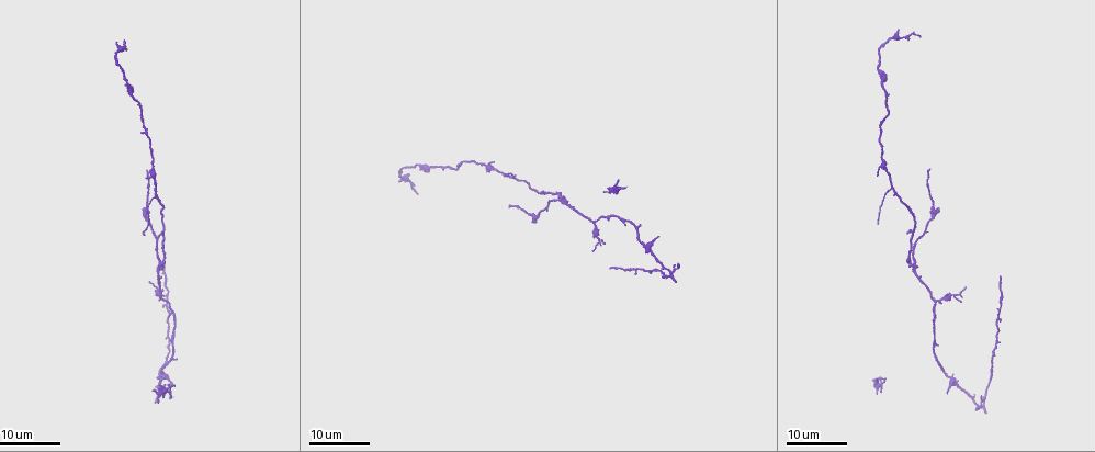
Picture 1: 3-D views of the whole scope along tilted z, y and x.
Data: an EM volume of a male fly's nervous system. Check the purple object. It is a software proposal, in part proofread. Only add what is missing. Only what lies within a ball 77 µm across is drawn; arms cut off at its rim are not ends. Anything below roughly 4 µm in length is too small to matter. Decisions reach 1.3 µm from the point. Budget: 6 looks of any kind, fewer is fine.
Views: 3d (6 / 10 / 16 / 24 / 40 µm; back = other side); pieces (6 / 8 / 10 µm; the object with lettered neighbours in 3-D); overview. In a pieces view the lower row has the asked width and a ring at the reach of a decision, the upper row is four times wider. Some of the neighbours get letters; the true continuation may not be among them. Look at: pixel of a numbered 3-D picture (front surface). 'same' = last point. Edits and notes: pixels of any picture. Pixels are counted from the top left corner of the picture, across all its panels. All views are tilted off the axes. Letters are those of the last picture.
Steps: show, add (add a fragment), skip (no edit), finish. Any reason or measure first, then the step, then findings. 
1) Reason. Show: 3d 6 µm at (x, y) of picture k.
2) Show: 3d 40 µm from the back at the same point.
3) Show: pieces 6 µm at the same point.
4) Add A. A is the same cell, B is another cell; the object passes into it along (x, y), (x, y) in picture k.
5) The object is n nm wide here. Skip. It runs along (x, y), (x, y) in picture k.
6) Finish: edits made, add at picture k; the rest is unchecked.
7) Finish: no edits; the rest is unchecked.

Long arm stops here. Show: 3d 24 µm at (919, 36) of picture 1.

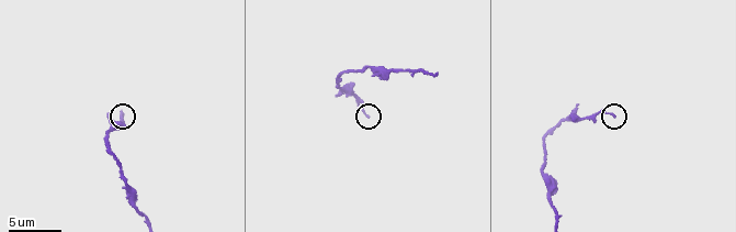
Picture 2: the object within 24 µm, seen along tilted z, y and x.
Show: pieces 10 µm at (612, 115) of picture 2.

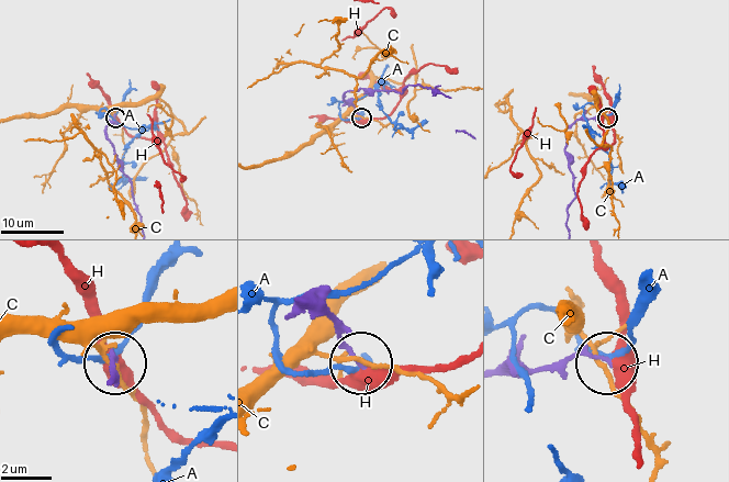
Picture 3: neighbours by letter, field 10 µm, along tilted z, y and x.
Skip. A, C and H are other cells; none of them fits.

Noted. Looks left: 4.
Long arm stops here. Show: 3d 24 µm at (928, 170) of picture 1.

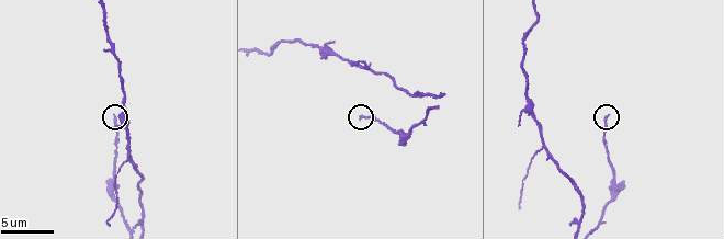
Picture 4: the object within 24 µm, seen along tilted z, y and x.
Show: pieces 8 µm at (361, 119) of picture 4.

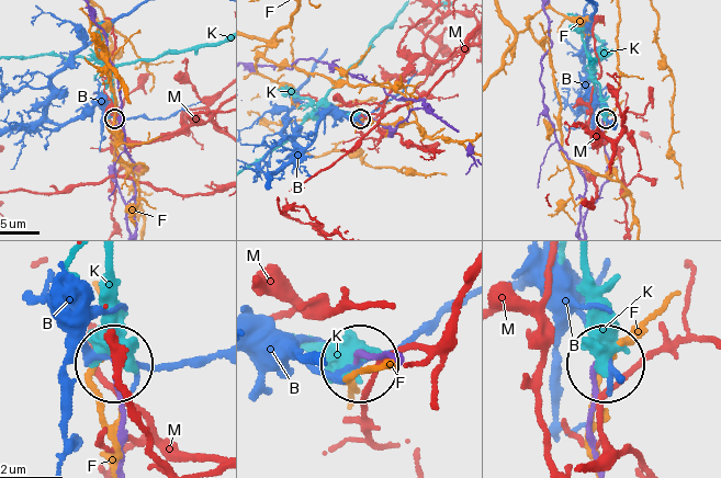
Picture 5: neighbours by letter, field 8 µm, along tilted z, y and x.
Skip. B, F, K and M are other cells; none of them fits.

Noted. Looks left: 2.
Free end. Show: 3d 24 µm at (166, 318) of picture 1.

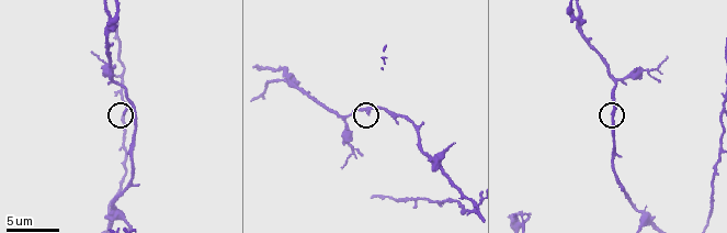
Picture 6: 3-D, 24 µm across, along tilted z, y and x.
Show: pieces 6 µm at (124, 114) of picture 6.

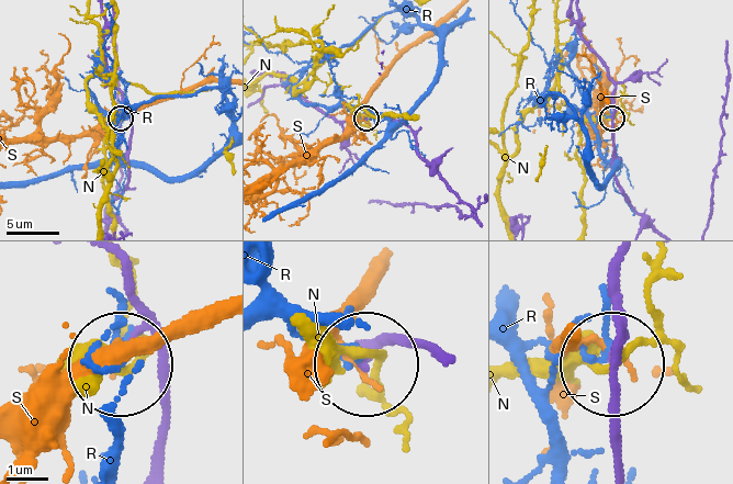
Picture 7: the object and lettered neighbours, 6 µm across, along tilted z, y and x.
Skip. N, R and S are other cells; none of them fits.

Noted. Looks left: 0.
Finish: no edits; the rest is unchecked.

